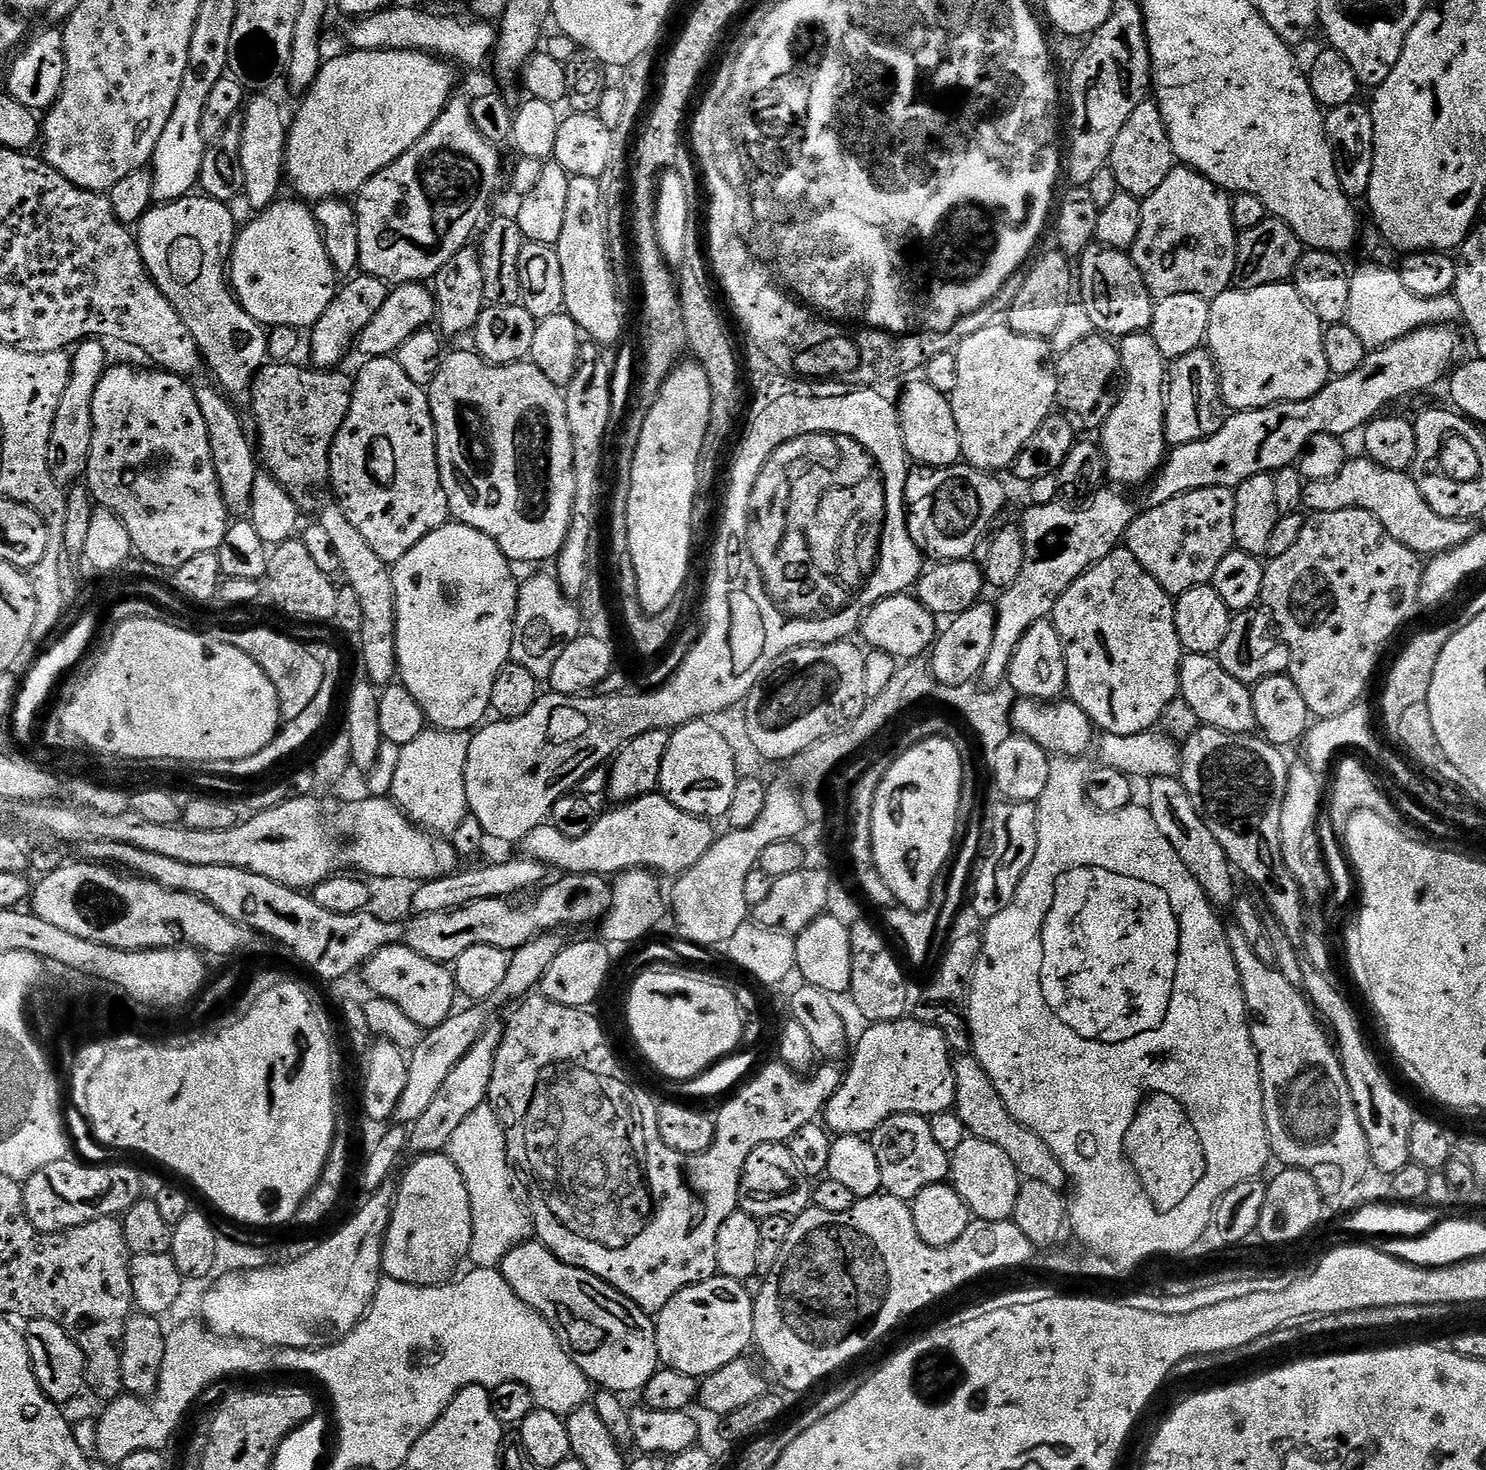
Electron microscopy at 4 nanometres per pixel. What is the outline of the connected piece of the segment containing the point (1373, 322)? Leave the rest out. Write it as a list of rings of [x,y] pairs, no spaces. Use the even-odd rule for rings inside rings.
[[[1368,264],[1365,268],[1355,269],[1350,282],[1350,310],[1347,324],[1354,334],[1369,350],[1381,348],[1390,342],[1398,342],[1406,334],[1431,324],[1451,325],[1452,320],[1461,319],[1460,307],[1455,295],[1449,294],[1438,298],[1422,298],[1410,294],[1402,286],[1402,278],[1395,267],[1383,268],[1380,264]]]

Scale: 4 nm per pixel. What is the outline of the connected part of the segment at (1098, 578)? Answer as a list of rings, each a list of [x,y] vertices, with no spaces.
[[[1123,546],[1115,548],[1106,558],[1102,558],[1097,564],[1088,568],[1064,591],[1062,598],[1058,598],[1050,619],[1052,625],[1058,630],[1058,638],[1062,638],[1068,679],[1066,692],[1072,703],[1077,704],[1091,718],[1093,725],[1101,733],[1110,736],[1129,736],[1151,732],[1161,723],[1164,711],[1170,706],[1172,700],[1180,696],[1180,663],[1184,661],[1186,653],[1178,638],[1178,626],[1174,626],[1175,609],[1175,599],[1169,596],[1166,590],[1162,590],[1162,586],[1158,586],[1158,582],[1154,582],[1154,578],[1150,578],[1146,570],[1142,570],[1142,562],[1138,562],[1138,558],[1134,558],[1134,554],[1130,554],[1130,550]]]

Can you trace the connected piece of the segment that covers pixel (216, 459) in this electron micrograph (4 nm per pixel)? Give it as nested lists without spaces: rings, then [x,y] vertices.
[[[208,384],[196,388],[198,410],[202,410],[202,419],[206,422],[206,434],[210,438],[212,461],[224,505],[228,507],[229,513],[240,514],[252,503],[254,478],[258,475],[258,458],[253,443],[251,446],[244,434],[239,416],[232,409],[233,401],[219,387]]]

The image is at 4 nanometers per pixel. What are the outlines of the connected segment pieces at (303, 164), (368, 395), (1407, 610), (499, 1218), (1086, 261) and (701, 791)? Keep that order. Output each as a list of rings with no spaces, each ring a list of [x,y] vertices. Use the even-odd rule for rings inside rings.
[[[348,50],[345,53],[333,60],[332,57],[325,59],[320,65],[318,78],[303,93],[301,100],[304,101],[288,125],[288,148],[284,152],[286,180],[297,192],[293,193],[308,202],[355,197],[374,174],[402,158],[402,154],[434,126],[457,91],[457,69],[449,61],[428,52]]]
[[[374,356],[363,361],[360,373],[355,373],[350,414],[338,430],[332,443],[330,458],[330,488],[336,491],[335,503],[350,518],[358,534],[366,538],[370,550],[389,566],[395,566],[426,534],[449,523],[448,499],[440,481],[436,457],[436,427],[428,405],[428,393],[419,388],[392,356]]]
[[[1361,508],[1318,512],[1309,515],[1302,526],[1302,534],[1298,534],[1298,542],[1294,542],[1294,546],[1290,546],[1290,550],[1286,550],[1286,554],[1267,561],[1260,598],[1263,607],[1270,613],[1270,619],[1280,639],[1290,650],[1290,666],[1287,675],[1291,676],[1294,686],[1298,686],[1302,699],[1306,701],[1306,706],[1312,711],[1313,717],[1329,720],[1338,714],[1346,714],[1346,710],[1357,707],[1363,701],[1360,699],[1363,698],[1364,691],[1367,690],[1368,683],[1371,682],[1372,675],[1376,672],[1376,663],[1379,662],[1384,647],[1391,642],[1392,635],[1415,614],[1416,608],[1418,609],[1423,573],[1424,564],[1421,557],[1417,556],[1414,550],[1402,546],[1402,542],[1398,542],[1398,538],[1394,538],[1386,530],[1386,526],[1382,526],[1382,522],[1378,522],[1378,518],[1374,518],[1374,514]]]
[[[481,1106],[454,1130],[446,1154],[458,1166],[470,1194],[472,1211],[471,1259],[498,1266],[509,1250],[525,1243],[533,1235],[532,1219],[514,1191],[514,1177],[510,1171],[506,1138],[500,1119],[493,1108]]]
[[[1093,246],[1078,260],[1078,296],[1094,322],[1096,332],[1109,338],[1123,338],[1152,327],[1154,301],[1142,282],[1142,274],[1127,251]]]
[[[693,720],[691,724],[684,724],[669,735],[668,749],[660,767],[658,788],[670,802],[674,802],[674,806],[695,816],[727,817],[737,779],[736,756],[732,753],[732,744],[712,722]]]

